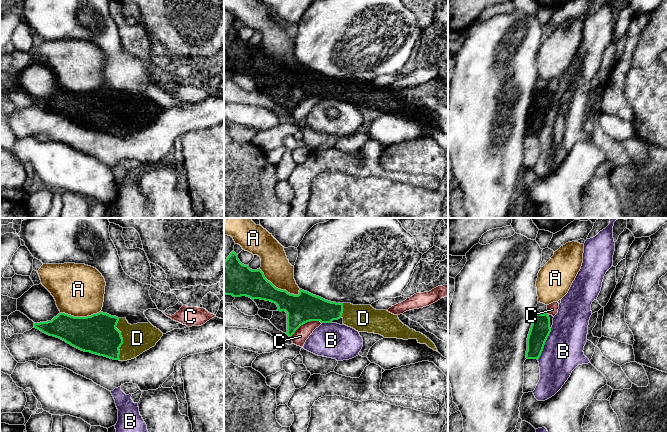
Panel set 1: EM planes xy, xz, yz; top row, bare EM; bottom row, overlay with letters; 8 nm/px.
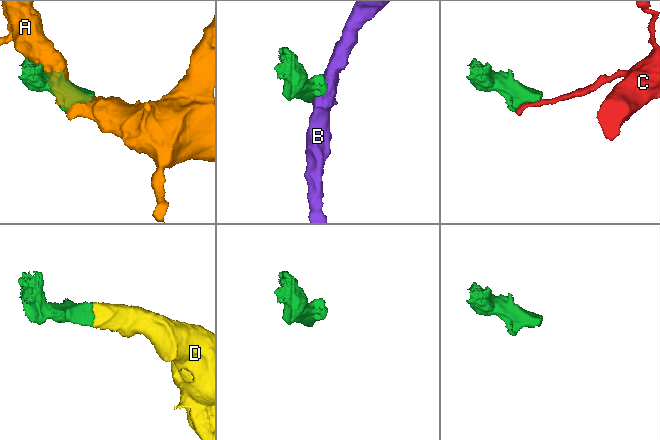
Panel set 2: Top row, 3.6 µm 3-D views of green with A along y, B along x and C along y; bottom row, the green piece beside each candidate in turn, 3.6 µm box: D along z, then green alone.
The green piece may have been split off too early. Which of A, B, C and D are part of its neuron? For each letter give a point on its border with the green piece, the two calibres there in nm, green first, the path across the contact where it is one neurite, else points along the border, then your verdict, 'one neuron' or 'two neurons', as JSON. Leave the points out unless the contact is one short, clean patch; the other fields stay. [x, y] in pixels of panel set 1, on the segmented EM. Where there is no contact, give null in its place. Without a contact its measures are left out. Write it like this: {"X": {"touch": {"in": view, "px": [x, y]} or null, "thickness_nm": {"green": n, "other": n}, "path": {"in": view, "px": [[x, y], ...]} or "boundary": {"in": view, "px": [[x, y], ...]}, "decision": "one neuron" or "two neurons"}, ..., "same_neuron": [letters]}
{"A": {"touch": {"in": "xz", "px": [277, 288]}, "thickness_nm": {"green": 240, "other": 220}, "decision": "two neurons"}, "B": {"touch": {"in": "yz", "px": [544, 344]}, "thickness_nm": {"green": 160, "other": 320}, "boundary": {"in": "yz", "px": [[551, 328], [543, 350], [537, 359]]}, "decision": "two neurons"}, "C": {"touch": {"in": "xz", "px": [305, 322]}, "thickness_nm": {"green": 240, "other": 120}, "boundary": {"in": "xz", "px": [[321, 322], [307, 321], [290, 336]]}, "decision": "two neurons"}, "D": {"touch": {"in": "xy", "px": [122, 339]}, "thickness_nm": {"green": 320, "other": 240}, "path": {"in": "xy", "px": [[97, 334], [122, 339], [137, 338]]}, "decision": "one neuron"}, "same_neuron": ["D"]}

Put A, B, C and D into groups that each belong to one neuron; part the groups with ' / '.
A / B / C / D

